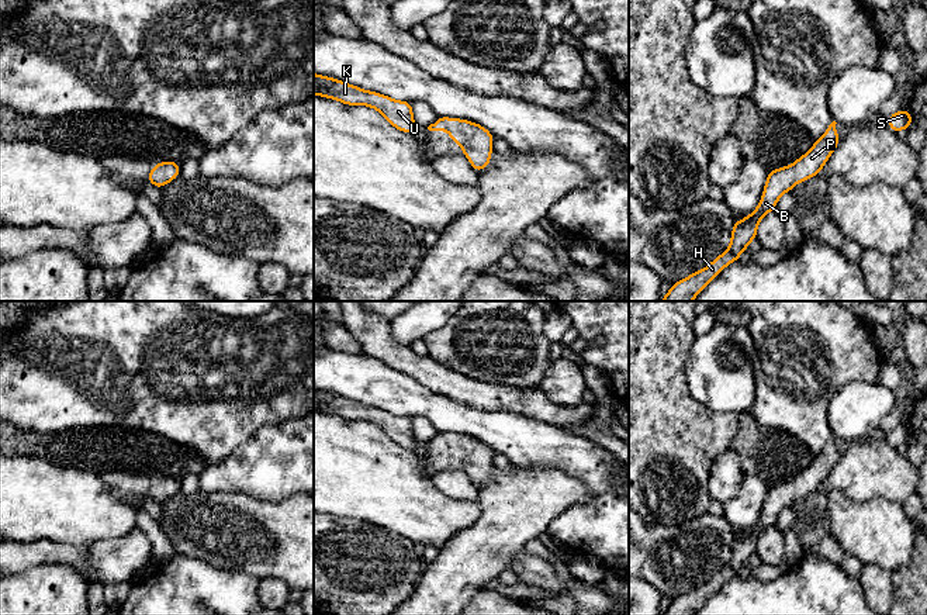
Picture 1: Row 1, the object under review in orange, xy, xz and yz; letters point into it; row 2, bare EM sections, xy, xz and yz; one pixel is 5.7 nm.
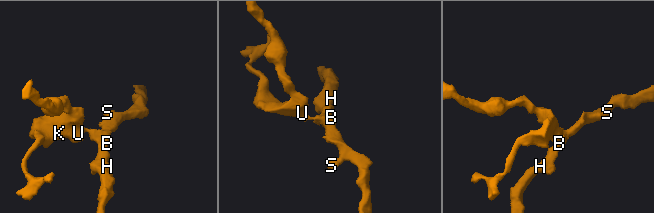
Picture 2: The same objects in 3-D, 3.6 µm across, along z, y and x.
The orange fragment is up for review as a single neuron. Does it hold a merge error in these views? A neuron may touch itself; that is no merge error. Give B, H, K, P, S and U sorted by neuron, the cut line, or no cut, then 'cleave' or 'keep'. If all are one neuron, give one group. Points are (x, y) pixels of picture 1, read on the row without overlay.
B H K P S U | no cut | keep

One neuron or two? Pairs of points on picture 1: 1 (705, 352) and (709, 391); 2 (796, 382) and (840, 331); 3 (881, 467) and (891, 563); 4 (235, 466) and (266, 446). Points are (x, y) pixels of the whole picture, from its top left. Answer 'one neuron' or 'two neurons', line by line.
1: one neuron
2: one neuron
3: two neurons
4: one neuron

